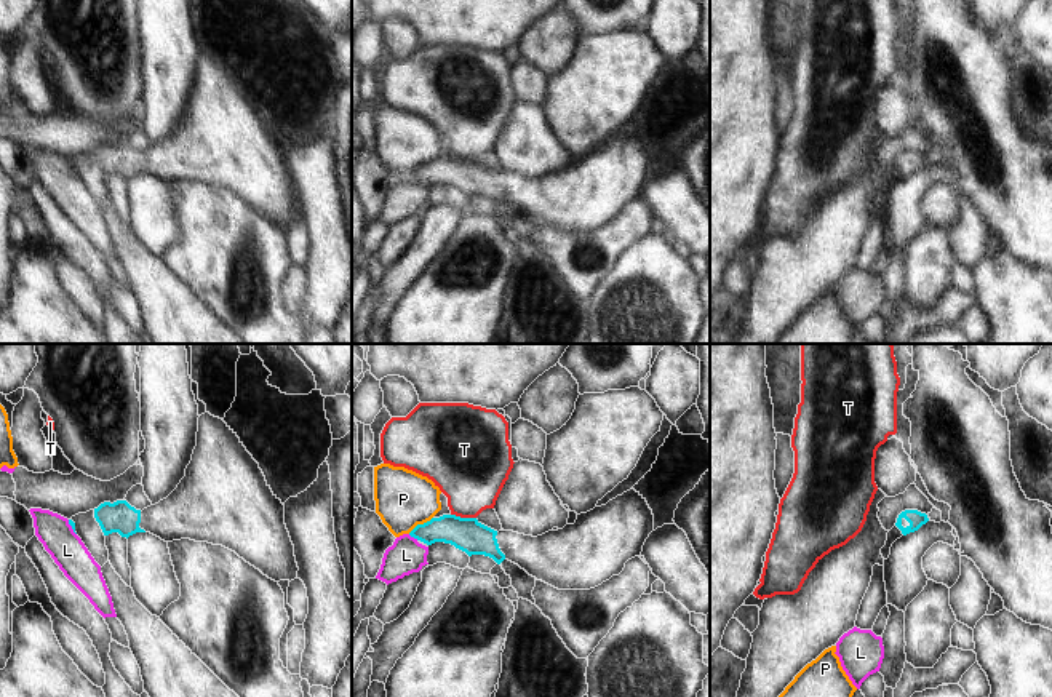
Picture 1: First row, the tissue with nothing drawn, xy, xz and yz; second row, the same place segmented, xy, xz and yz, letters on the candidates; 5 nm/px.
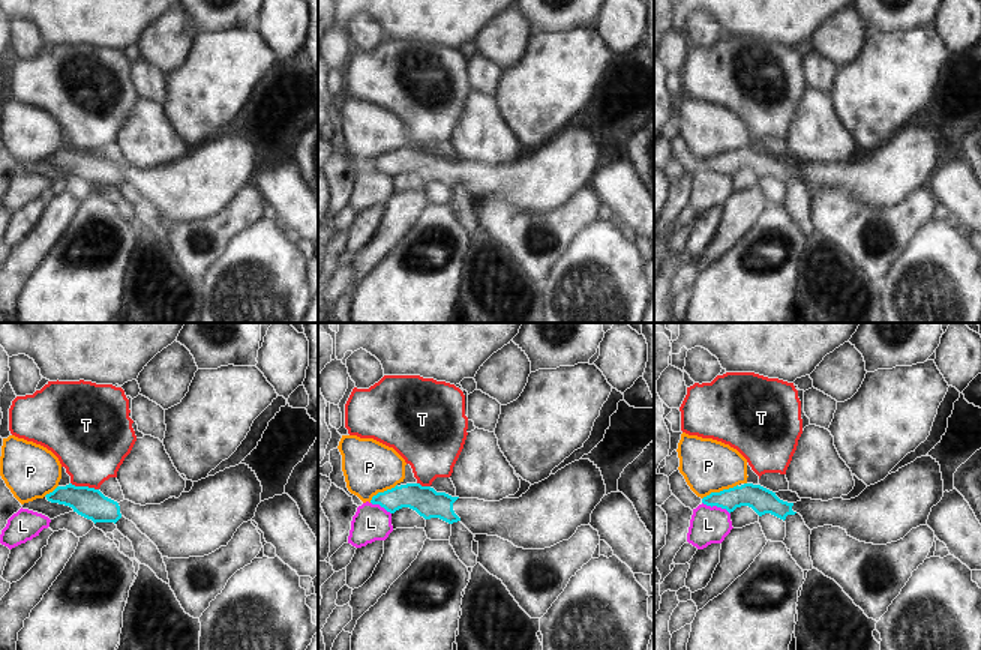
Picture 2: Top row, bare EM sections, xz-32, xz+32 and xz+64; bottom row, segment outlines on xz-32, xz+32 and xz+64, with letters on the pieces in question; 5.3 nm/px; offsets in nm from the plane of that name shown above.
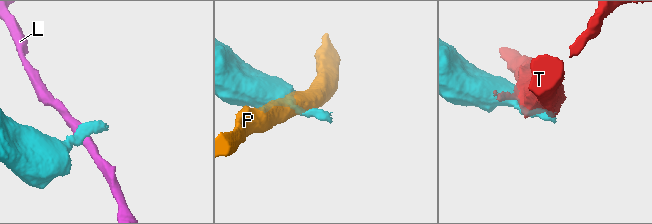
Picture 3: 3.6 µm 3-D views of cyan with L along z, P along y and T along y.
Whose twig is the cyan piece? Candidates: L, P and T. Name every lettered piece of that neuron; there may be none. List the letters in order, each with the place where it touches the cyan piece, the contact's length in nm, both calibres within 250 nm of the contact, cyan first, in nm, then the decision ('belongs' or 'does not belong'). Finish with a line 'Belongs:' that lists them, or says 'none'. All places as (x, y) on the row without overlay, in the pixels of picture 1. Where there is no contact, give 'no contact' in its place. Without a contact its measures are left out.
L: meets cyan in xz at (413, 178); contact 60 nm long; 160 nm thick on the cyan side, 180 nm on the other; does not belong
P: meets cyan in xz at (419, 167); contact 150 nm long; 170 nm thick on the cyan side, 280 nm on the other; does not belong
T: meets cyan in xz at (464, 160); contact 130 nm long; 170 nm thick on the cyan side, 360 nm on the other; does not belong
Belongs: none

